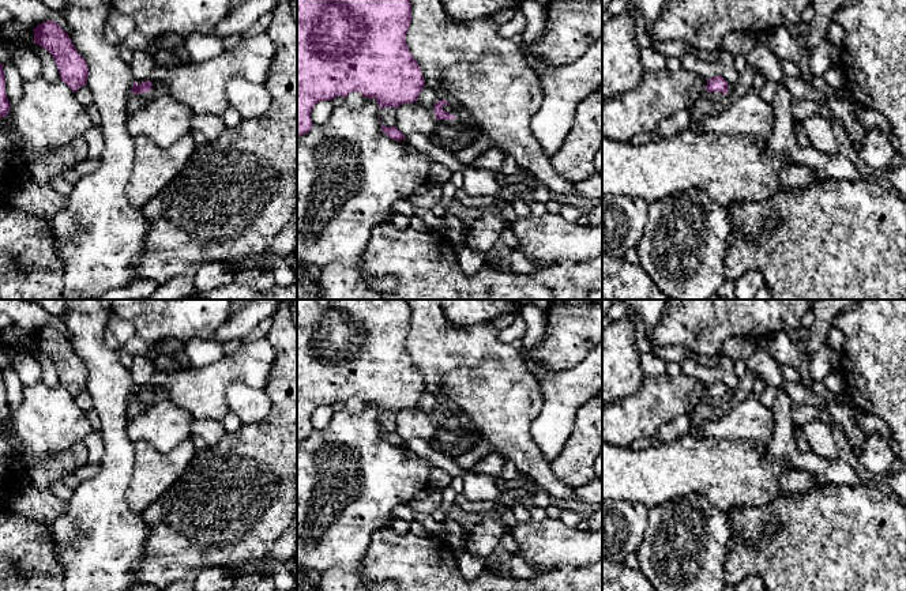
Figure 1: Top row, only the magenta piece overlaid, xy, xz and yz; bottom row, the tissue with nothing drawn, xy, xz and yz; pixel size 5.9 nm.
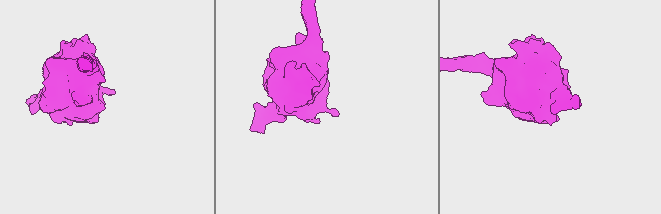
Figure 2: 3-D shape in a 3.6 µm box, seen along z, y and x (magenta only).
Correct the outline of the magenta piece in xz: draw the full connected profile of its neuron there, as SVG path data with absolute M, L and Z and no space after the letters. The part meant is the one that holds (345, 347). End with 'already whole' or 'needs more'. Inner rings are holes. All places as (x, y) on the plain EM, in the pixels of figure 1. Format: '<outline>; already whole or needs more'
M297 300L297 441L313 432L311 417L317 407L353 396L375 403L379 414L417 409L425 385L406 349L410 328L407 300Z; already whole

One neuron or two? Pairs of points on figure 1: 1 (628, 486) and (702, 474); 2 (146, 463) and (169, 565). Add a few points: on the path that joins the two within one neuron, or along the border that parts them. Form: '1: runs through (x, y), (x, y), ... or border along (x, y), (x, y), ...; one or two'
1: runs through (646, 475), (684, 474); one
2: border along (177, 478), (141, 512); two

